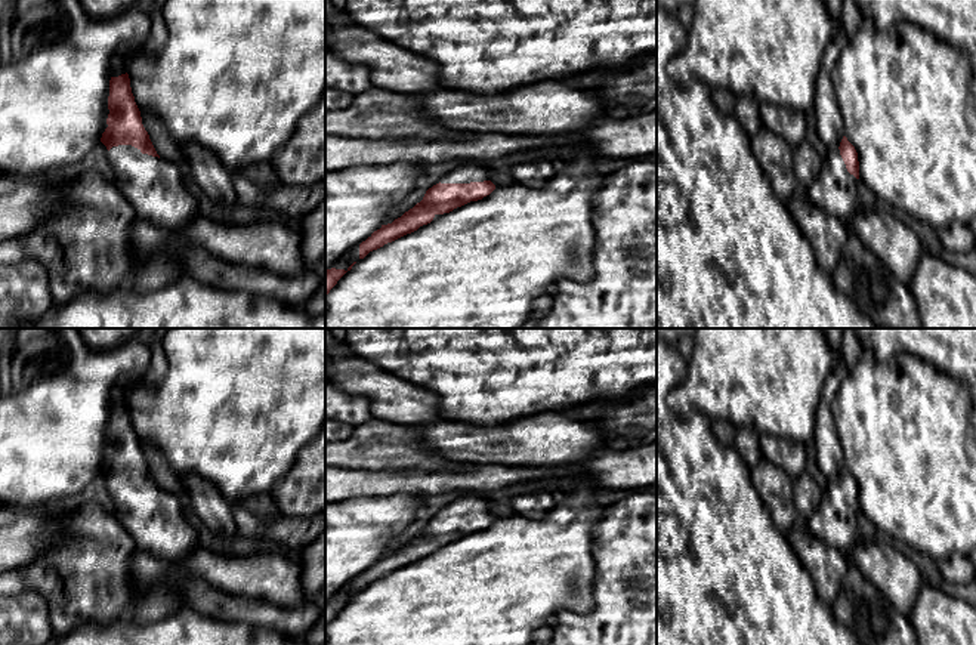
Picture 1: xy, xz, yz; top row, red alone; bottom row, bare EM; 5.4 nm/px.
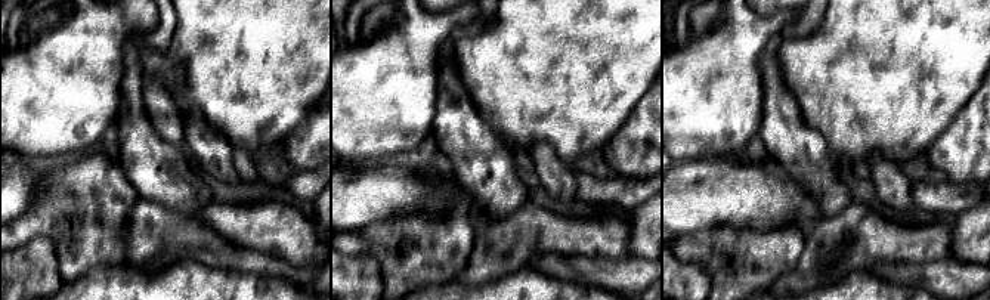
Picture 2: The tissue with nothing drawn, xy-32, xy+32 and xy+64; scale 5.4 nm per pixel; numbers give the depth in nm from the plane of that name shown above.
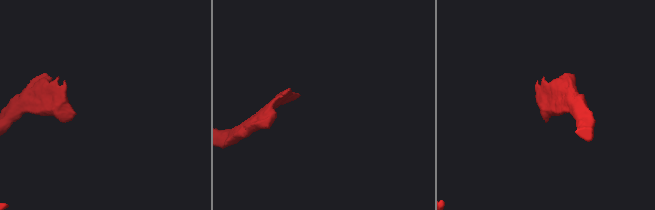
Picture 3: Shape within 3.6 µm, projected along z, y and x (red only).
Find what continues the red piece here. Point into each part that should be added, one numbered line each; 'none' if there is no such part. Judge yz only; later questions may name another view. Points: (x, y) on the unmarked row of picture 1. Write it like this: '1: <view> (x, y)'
1: yz (834, 521)

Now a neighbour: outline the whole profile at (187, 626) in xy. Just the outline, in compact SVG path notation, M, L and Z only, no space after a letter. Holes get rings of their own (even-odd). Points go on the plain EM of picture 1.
M186 607L151 624L135 624L120 620L104 626L93 621L70 633L50 639L46 645L306 645L303 639L290 639L269 627L222 621L197 612Z

